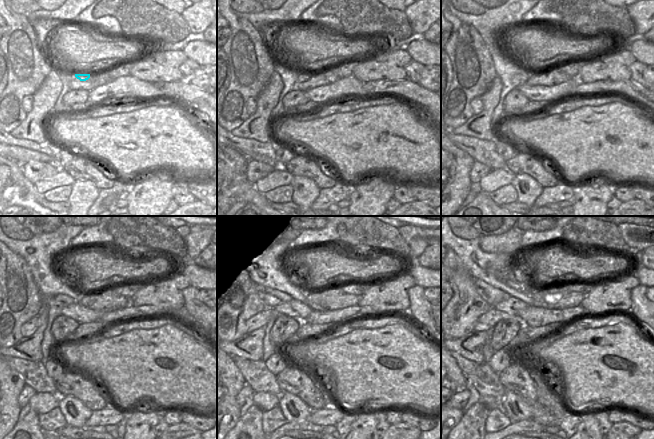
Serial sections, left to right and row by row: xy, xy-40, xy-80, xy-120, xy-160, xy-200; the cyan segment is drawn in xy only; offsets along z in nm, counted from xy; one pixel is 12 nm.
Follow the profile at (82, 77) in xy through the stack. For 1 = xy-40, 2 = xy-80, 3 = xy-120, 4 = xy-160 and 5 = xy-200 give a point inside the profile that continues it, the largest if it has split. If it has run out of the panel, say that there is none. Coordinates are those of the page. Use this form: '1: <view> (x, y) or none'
1: xy-40 (302, 77)
2: xy-80 (521, 77)
3: xy-120 (64, 300)
4: xy-160 (271, 297)
5: xy-200 (493, 296)

